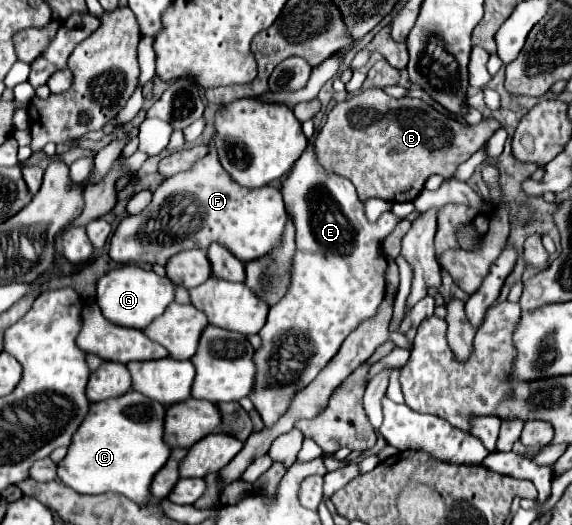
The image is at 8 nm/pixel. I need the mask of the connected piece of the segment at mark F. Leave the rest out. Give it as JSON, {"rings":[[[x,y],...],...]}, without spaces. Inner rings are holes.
{"rings":[[[212,140],[208,143],[208,147],[207,155],[199,163],[195,163],[195,167],[191,171],[173,175],[173,179],[163,181],[155,189],[153,201],[145,211],[141,211],[139,215],[129,215],[119,223],[119,227],[115,229],[115,233],[111,237],[111,249],[109,249],[109,257],[113,261],[117,261],[121,265],[139,263],[139,261],[151,263],[151,265],[155,265],[155,263],[165,265],[169,261],[169,257],[173,257],[179,251],[185,251],[191,247],[207,249],[213,241],[221,241],[221,243],[227,243],[227,247],[231,247],[231,251],[235,251],[235,255],[239,255],[239,259],[243,259],[243,263],[247,263],[247,261],[265,257],[271,251],[281,247],[285,225],[287,225],[287,211],[283,205],[283,197],[279,195],[279,189],[275,189],[271,185],[259,187],[259,189],[239,187],[221,167],[217,149]]]}

